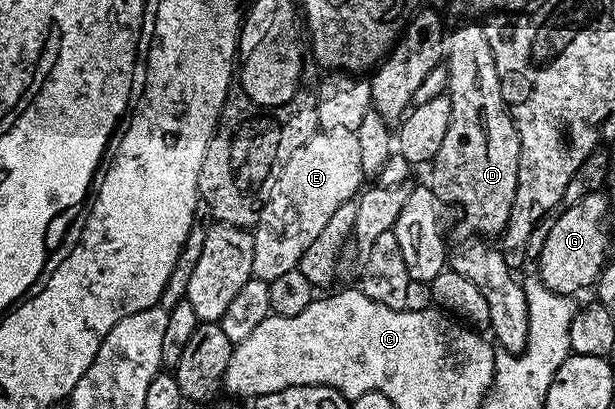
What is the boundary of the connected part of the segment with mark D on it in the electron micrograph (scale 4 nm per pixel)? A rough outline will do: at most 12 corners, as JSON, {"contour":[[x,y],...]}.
{"contour":[[477,22],[447,36],[435,157],[469,228],[511,218],[521,143]]}

